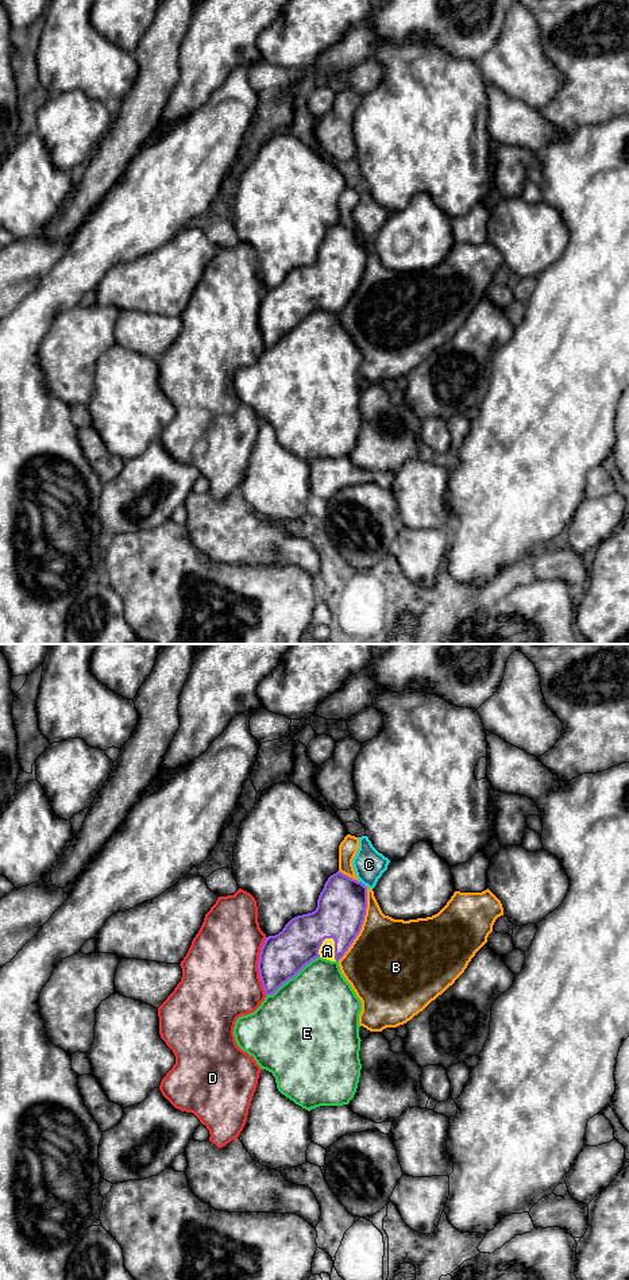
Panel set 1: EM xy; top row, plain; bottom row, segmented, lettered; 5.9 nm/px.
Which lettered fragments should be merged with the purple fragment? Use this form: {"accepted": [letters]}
{"accepted": ["A"]}

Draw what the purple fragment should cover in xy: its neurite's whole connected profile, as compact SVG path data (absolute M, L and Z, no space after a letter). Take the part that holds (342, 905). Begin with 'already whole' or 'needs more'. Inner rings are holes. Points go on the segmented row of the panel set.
needs more | M340 871L331 875L317 899L314 911L292 918L275 936L266 937L258 961L266 996L294 978L317 957L339 961L359 934L367 909L367 887Z

